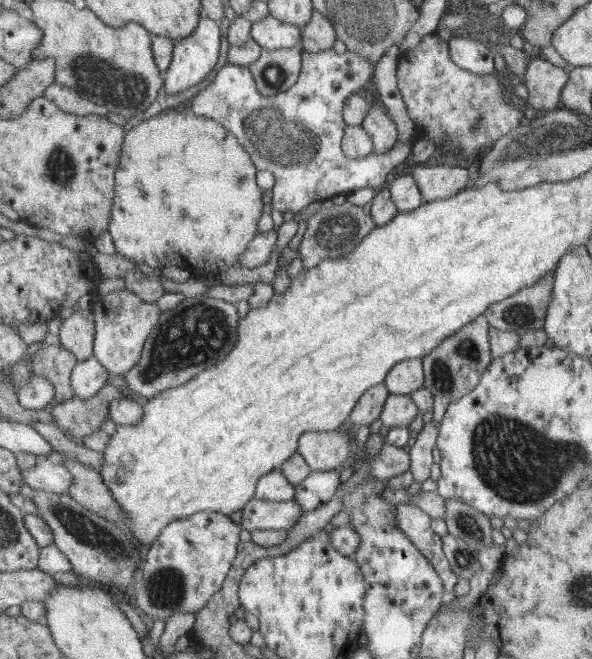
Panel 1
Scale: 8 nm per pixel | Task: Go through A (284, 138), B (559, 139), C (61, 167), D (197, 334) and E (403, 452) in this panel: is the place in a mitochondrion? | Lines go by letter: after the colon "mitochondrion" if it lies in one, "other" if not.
A: mitochondrion
B: mitochondrion
C: mitochondrion
D: mitochondrion
E: other

